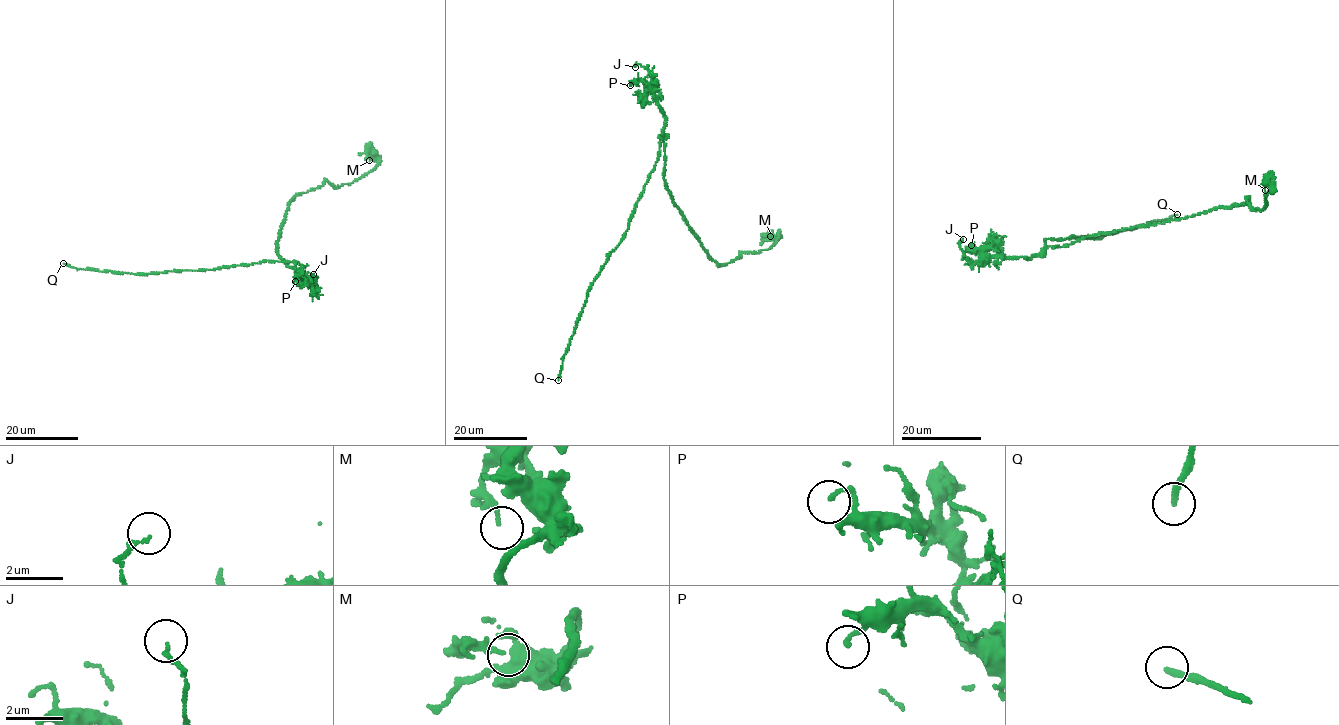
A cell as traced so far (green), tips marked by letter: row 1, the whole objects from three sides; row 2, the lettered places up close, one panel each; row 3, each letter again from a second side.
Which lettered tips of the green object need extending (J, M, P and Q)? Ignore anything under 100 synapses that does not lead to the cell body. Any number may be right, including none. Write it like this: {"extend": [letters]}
{"extend": ["Q"]}

